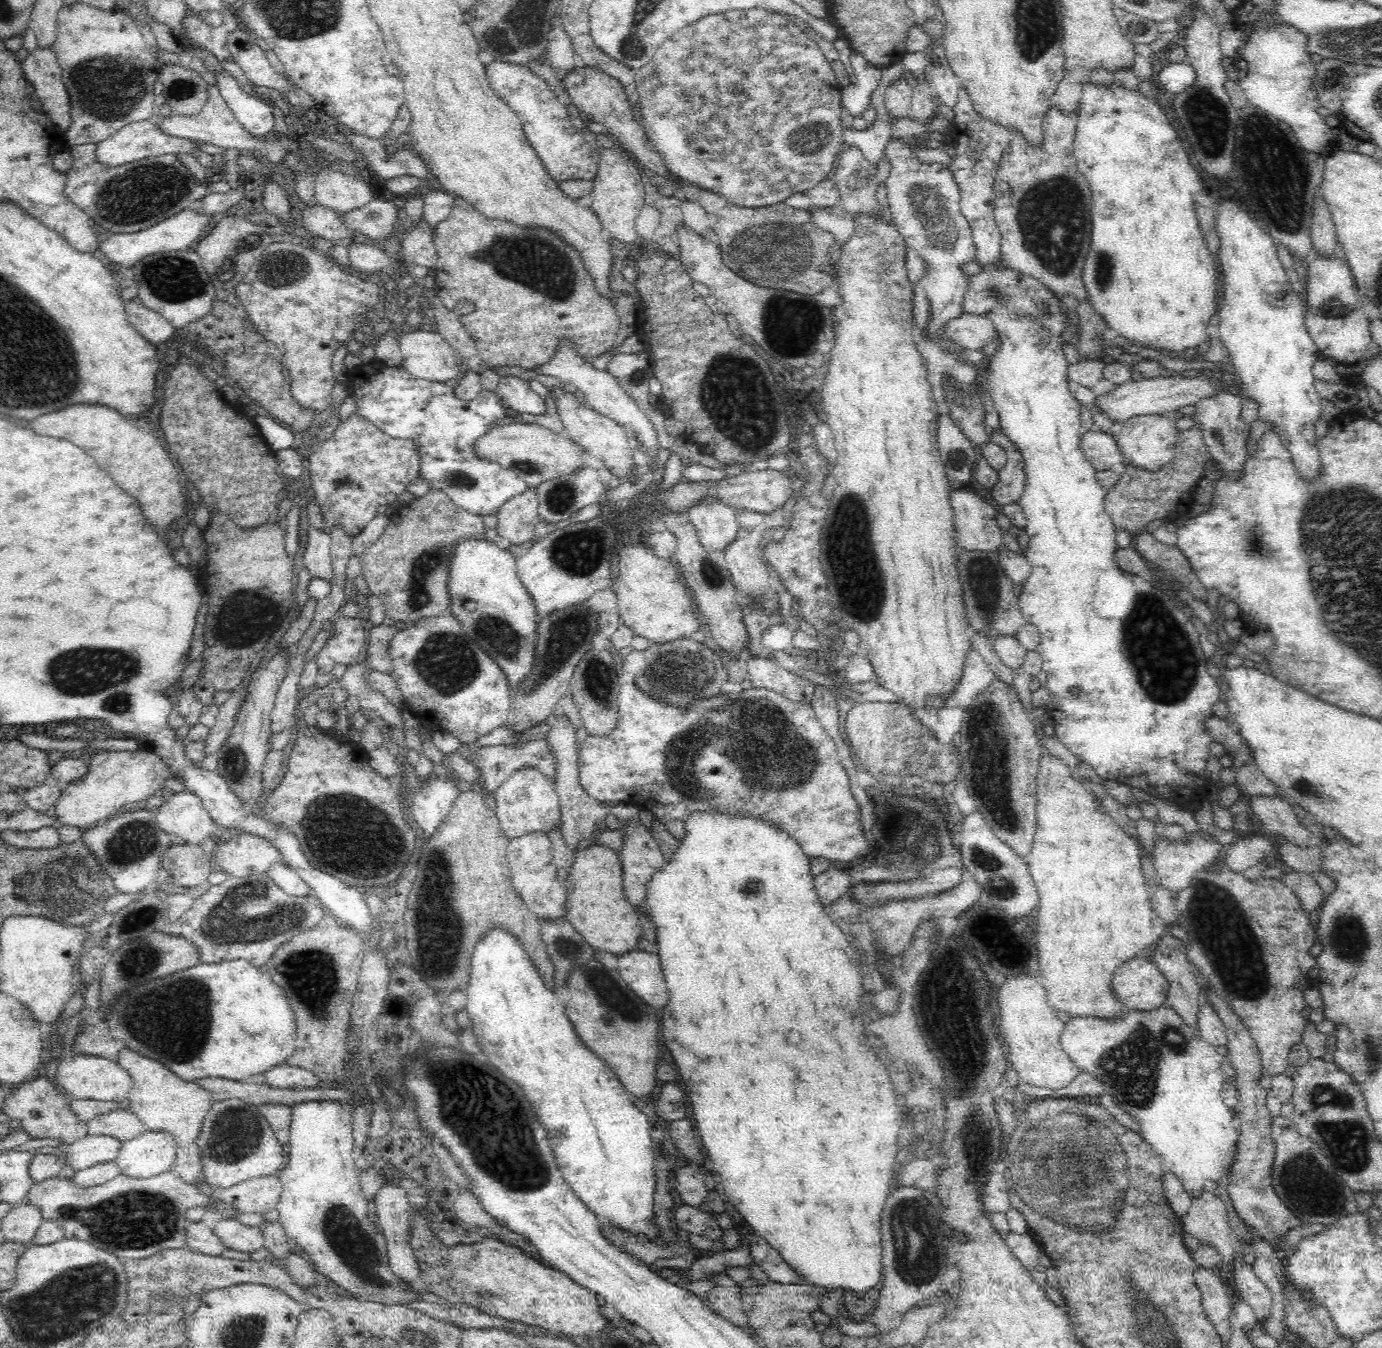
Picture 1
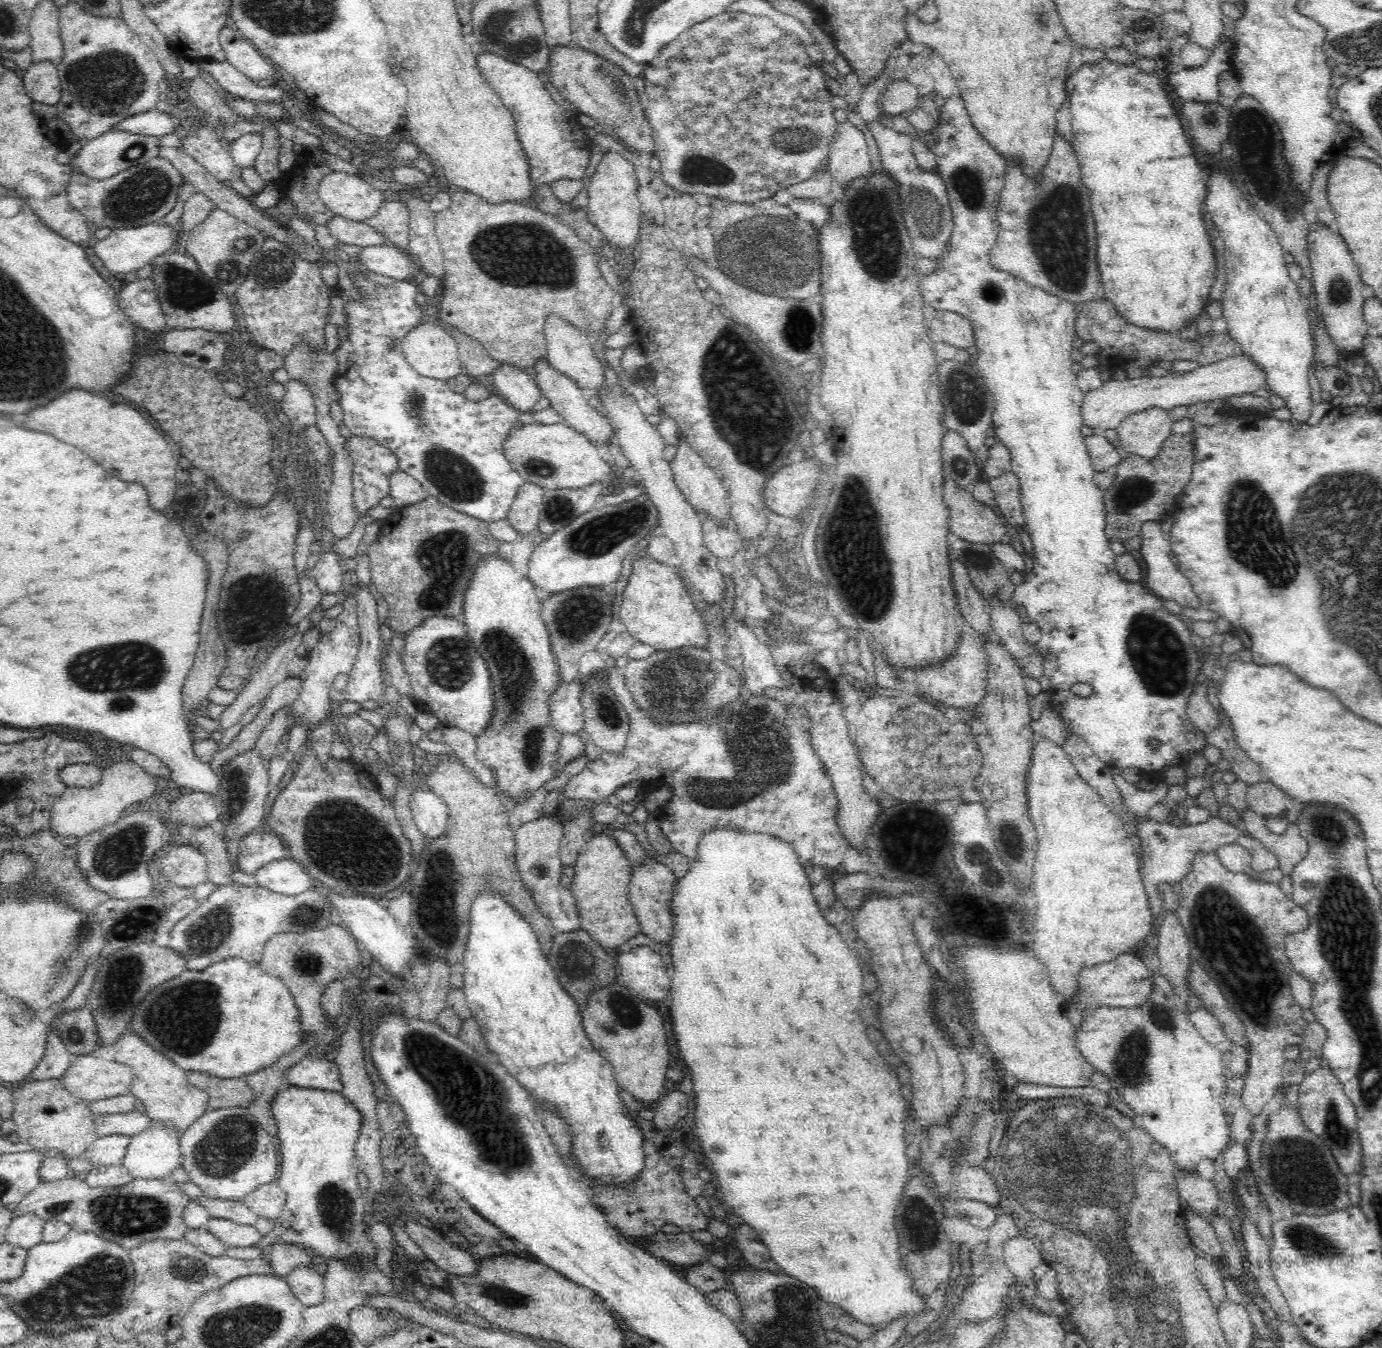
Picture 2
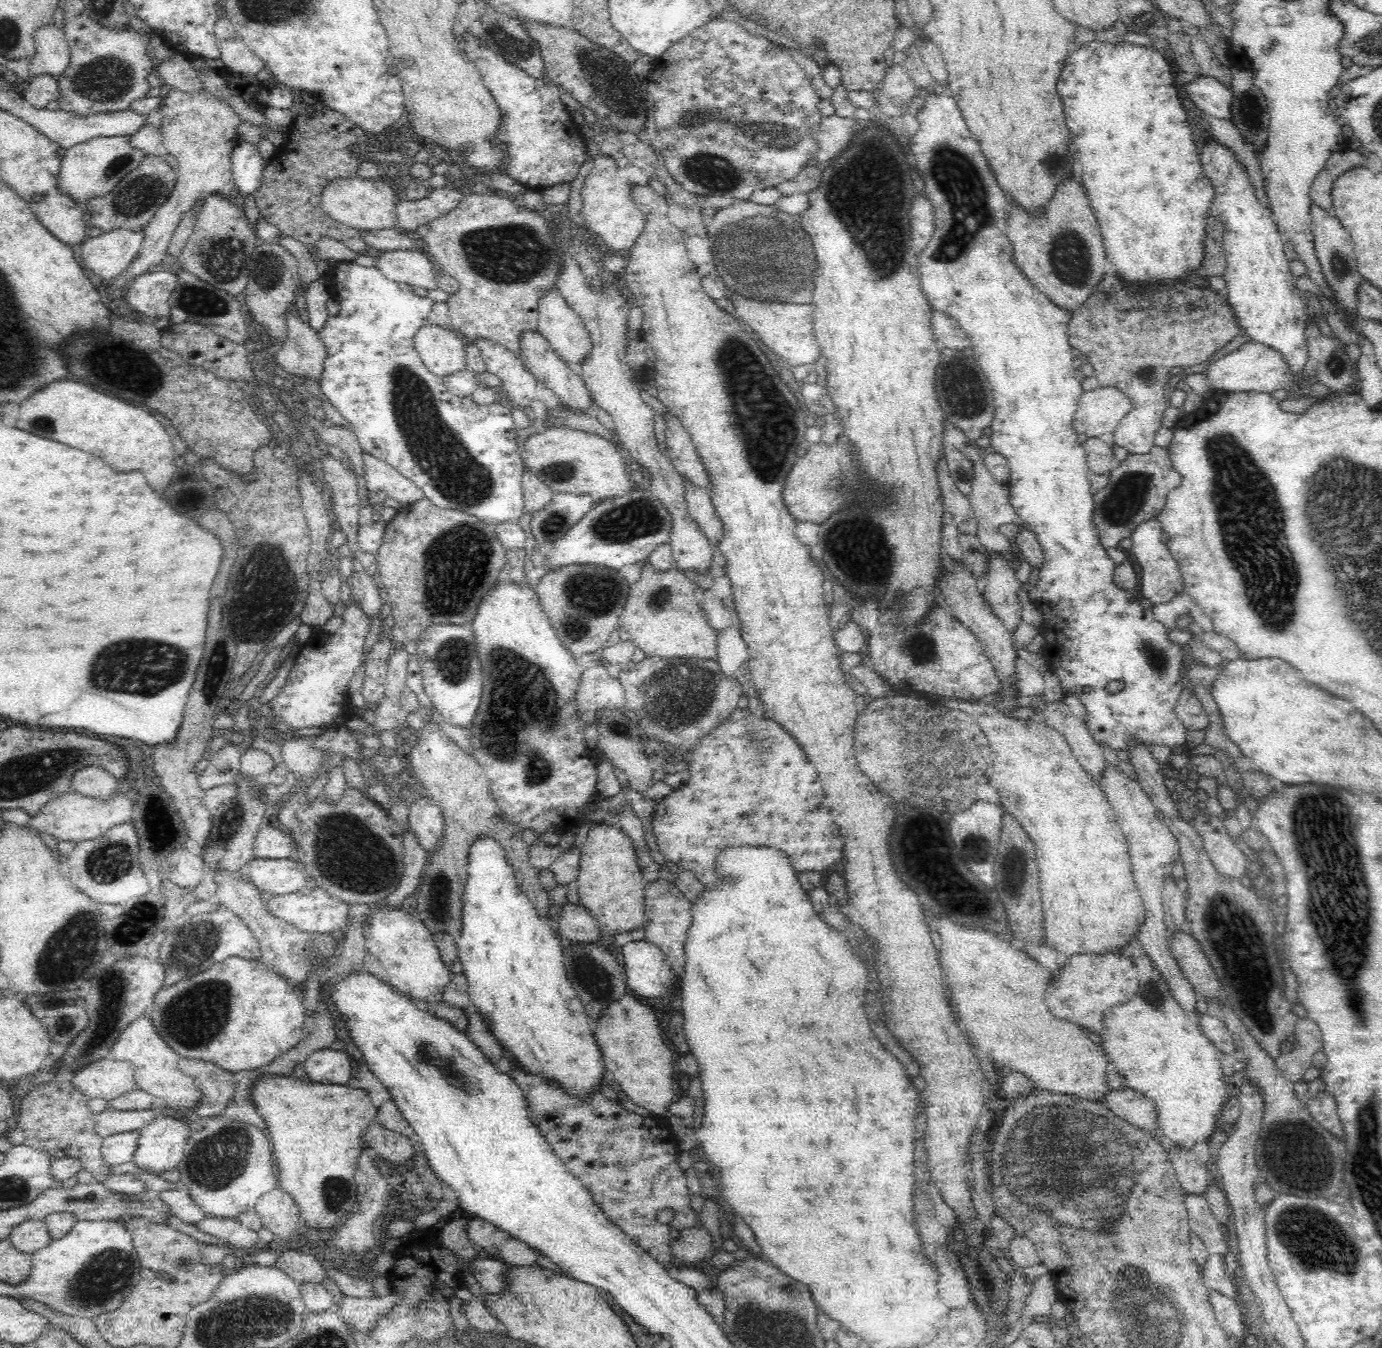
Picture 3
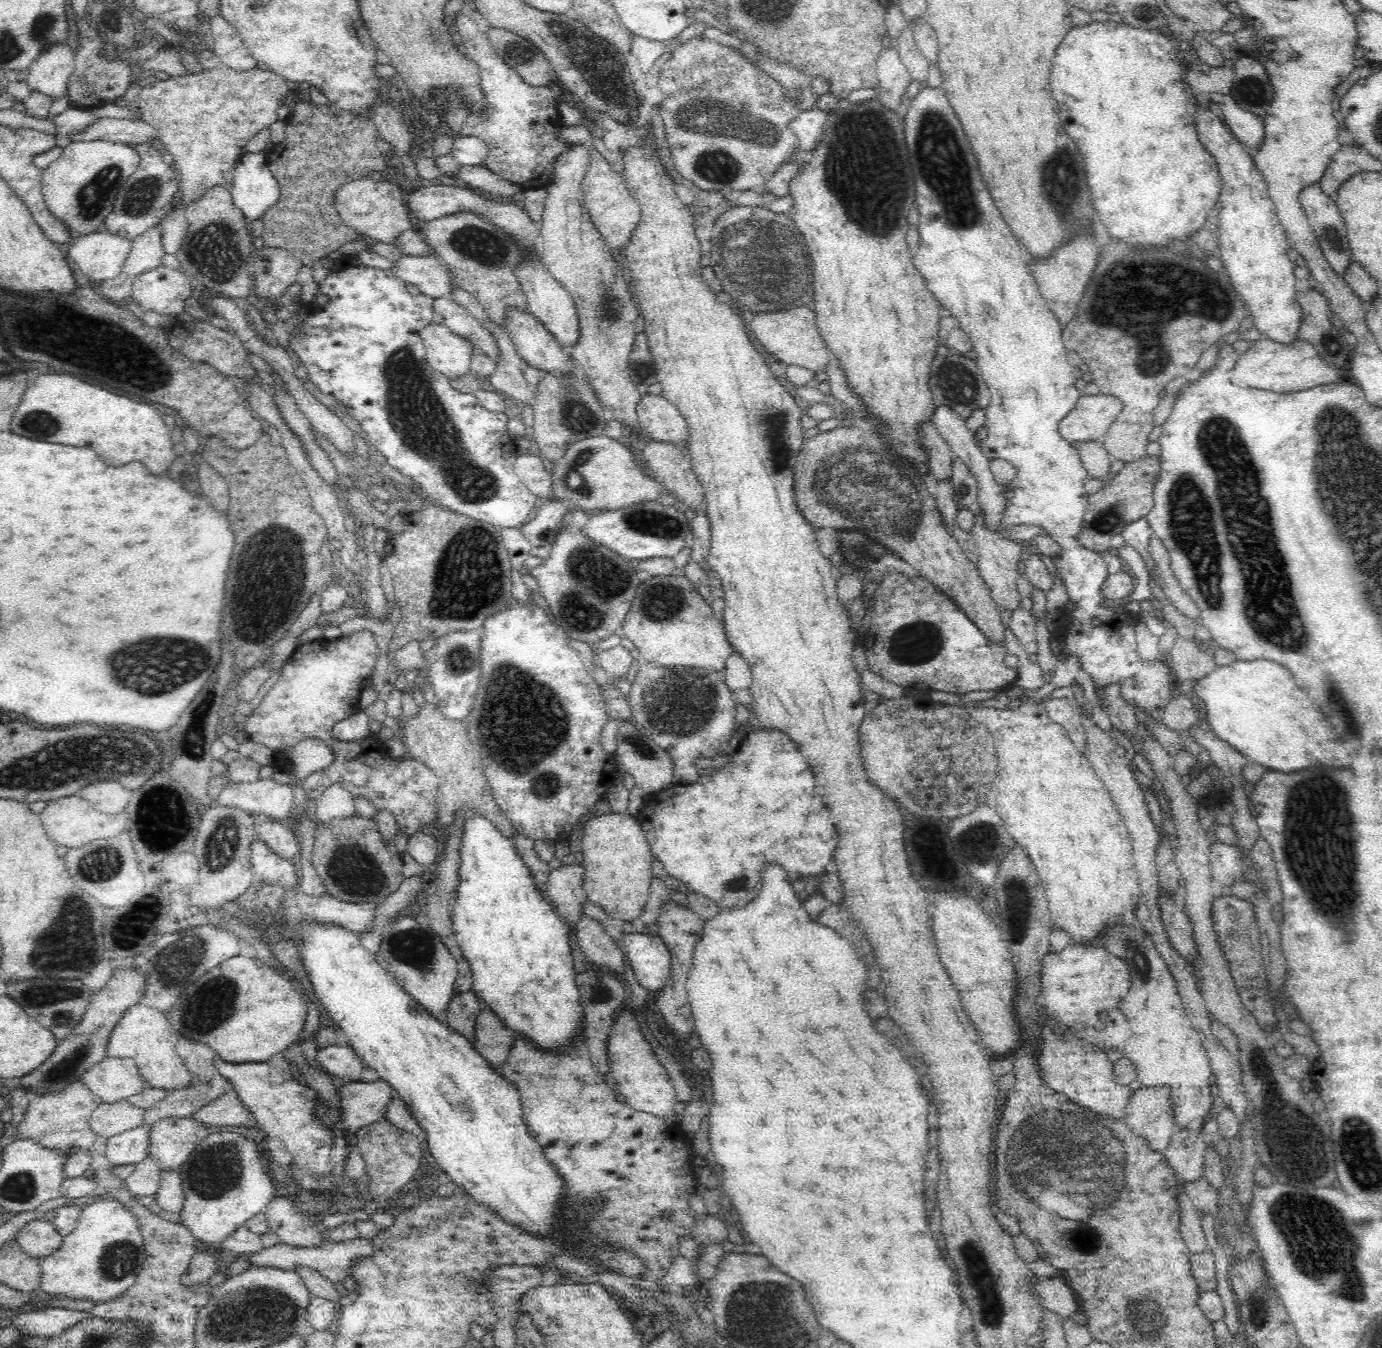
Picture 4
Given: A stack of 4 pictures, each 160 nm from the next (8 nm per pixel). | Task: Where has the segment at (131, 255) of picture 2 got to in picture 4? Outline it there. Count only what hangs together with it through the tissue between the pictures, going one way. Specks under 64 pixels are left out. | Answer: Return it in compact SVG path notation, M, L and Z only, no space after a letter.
M107 231L77 236L70 243L68 256L82 274L98 282L114 279L120 274L133 246L130 239Z

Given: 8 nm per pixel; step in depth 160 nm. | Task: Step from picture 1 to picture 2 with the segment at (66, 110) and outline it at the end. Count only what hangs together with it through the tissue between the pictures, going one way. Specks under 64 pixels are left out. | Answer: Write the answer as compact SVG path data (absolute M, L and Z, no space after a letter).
M53 62L31 64L23 77L26 94L33 102L55 105L61 92L61 82L58 78L57 65Z

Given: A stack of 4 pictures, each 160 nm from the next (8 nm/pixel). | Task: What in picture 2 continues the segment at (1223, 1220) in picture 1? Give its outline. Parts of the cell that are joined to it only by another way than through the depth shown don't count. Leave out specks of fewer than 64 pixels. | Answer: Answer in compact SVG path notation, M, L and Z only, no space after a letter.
M1178 1168L1178 1171L1182 1172L1182 1176L1175 1178L1175 1189L1180 1194L1182 1201L1186 1201L1194 1213L1198 1213L1198 1215L1211 1220L1211 1217L1216 1214L1218 1207L1219 1194L1217 1193L1215 1184L1212 1180L1202 1180L1196 1169L1183 1170Z

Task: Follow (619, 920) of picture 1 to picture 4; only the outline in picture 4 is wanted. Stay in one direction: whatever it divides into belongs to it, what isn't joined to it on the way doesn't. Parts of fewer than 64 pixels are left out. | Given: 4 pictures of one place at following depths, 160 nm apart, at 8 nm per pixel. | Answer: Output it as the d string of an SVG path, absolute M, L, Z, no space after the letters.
M610 812L591 818L582 831L583 887L587 900L602 906L612 918L635 922L650 894L654 861L640 819L631 812Z

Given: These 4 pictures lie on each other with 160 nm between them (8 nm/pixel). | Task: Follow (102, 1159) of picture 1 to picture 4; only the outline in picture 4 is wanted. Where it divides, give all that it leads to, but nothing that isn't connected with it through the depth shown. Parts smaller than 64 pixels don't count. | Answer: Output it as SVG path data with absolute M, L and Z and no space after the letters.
M144 1124L107 1140L105 1157L113 1165L133 1164L142 1162L149 1156L149 1138L151 1127Z

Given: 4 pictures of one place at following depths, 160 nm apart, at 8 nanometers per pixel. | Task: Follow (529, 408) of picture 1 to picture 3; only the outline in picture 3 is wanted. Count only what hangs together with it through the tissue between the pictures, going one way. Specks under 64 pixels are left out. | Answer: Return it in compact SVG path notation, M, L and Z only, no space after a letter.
M476 338L468 343L478 347L487 372L501 380L502 398L514 408L530 406L536 399L538 381L517 358L517 353L487 338Z

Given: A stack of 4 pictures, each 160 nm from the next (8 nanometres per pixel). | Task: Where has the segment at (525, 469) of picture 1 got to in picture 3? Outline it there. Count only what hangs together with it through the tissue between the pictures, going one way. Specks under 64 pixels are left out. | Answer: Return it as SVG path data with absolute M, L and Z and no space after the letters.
M566 427L530 435L518 446L523 466L536 474L554 493L588 495L596 503L624 496L634 490L620 448L615 440Z

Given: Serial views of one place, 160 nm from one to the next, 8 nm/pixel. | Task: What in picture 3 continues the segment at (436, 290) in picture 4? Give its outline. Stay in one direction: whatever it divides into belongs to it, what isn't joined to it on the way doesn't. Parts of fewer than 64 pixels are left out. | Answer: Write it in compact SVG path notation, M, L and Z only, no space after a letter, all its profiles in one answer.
M398 250L379 255L375 266L390 281L438 290L437 265L421 250Z

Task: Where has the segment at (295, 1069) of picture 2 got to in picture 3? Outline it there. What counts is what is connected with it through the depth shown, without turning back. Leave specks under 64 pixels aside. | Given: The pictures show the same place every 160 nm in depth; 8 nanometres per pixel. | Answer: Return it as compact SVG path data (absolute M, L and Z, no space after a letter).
M332 1047L314 1050L303 1062L307 1076L322 1084L347 1085L353 1079L352 1058Z

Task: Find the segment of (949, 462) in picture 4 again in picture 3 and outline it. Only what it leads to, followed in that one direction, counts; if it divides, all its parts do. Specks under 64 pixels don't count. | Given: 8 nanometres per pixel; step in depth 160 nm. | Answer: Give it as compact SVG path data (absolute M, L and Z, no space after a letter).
M944 451L942 456L938 458L936 474L945 508L953 514L959 534L976 535L977 520L975 512L969 503L969 497L960 493L954 484L953 478L949 474Z

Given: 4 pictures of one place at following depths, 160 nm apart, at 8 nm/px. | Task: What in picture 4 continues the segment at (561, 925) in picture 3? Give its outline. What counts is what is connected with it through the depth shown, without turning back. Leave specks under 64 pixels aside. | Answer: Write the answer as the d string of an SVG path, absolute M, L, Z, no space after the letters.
M584 914L575 928L577 943L592 965L602 967L614 976L624 974L625 951L606 933L600 921Z

